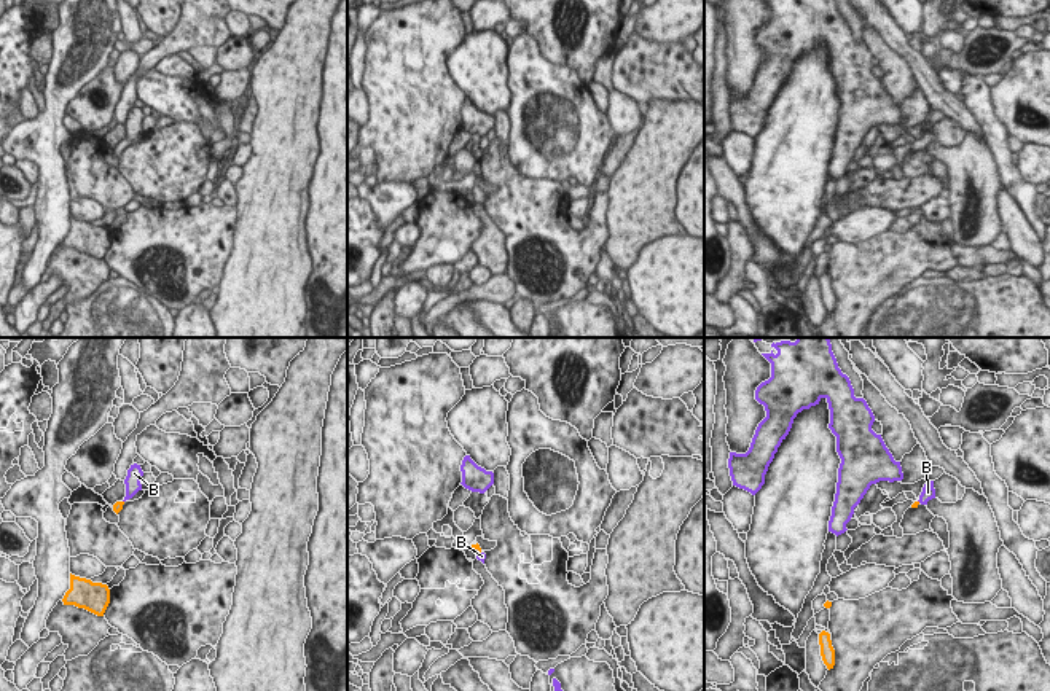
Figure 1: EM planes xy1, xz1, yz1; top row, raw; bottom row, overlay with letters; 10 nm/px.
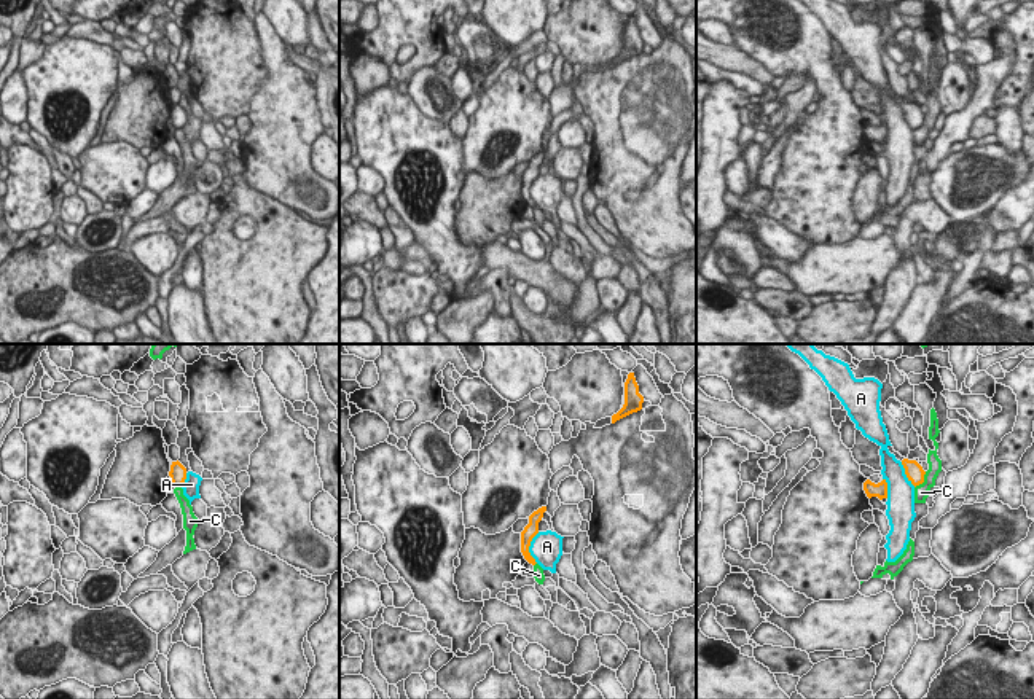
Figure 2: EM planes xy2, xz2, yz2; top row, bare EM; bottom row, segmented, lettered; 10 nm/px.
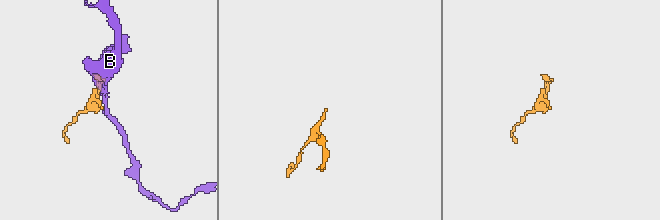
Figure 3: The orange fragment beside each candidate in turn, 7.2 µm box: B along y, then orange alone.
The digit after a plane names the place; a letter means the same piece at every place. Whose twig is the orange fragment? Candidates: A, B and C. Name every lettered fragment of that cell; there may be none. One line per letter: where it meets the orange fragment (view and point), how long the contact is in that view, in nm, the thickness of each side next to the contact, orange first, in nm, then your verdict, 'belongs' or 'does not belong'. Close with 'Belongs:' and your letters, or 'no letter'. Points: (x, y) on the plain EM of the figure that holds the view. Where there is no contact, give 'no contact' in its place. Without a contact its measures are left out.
A: xz2 (528, 191) | 320 nm | 140/320 nm | does not belong
B: xz1 (478, 196) | 60 nm | 90/90 nm | belongs
C: yz2 (923, 124) | 220 nm | 190/160 nm | does not belong
Belongs: B

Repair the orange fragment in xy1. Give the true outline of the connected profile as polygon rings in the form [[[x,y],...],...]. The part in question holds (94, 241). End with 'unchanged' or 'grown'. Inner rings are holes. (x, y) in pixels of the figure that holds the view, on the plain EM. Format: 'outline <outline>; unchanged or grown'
outline [[[70,217],[70,232],[62,242],[64,248],[84,252],[97,260],[104,260],[110,247],[110,232],[107,228],[92,226]]]; unchanged

